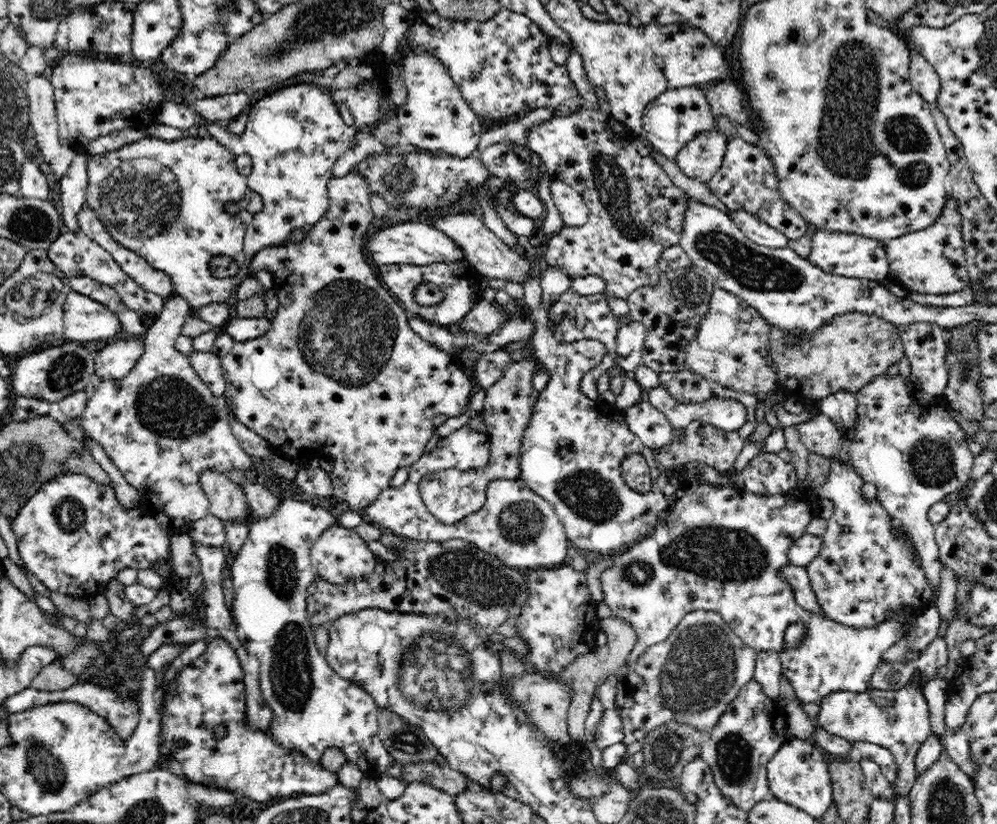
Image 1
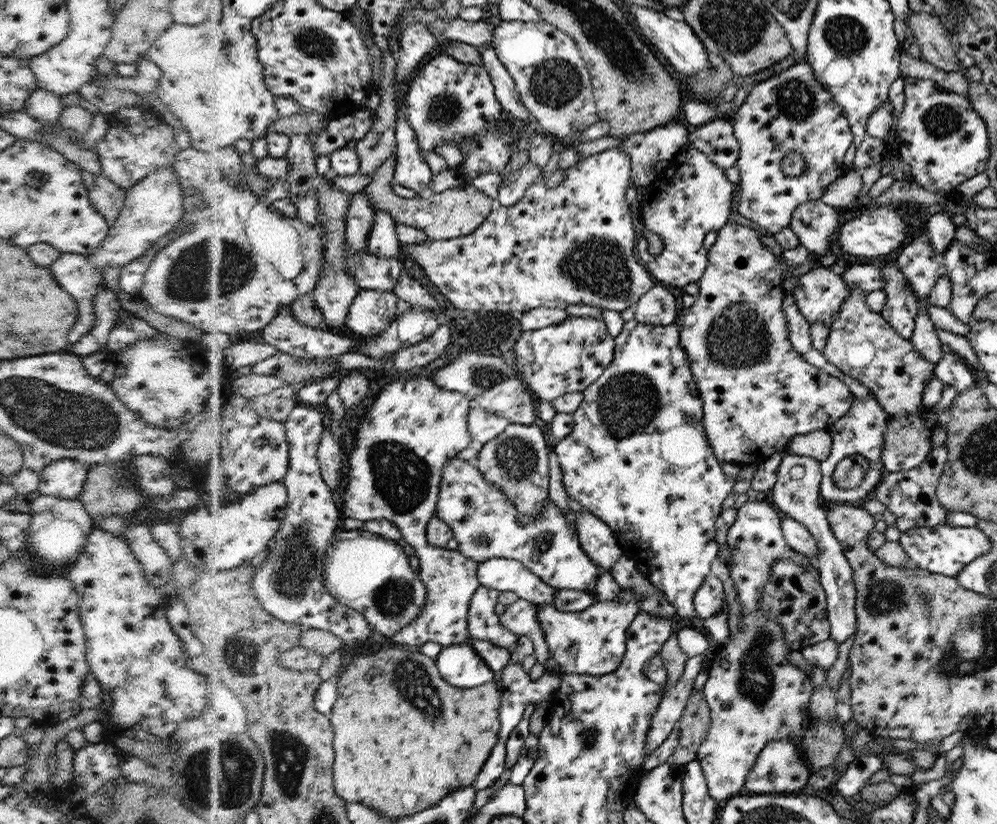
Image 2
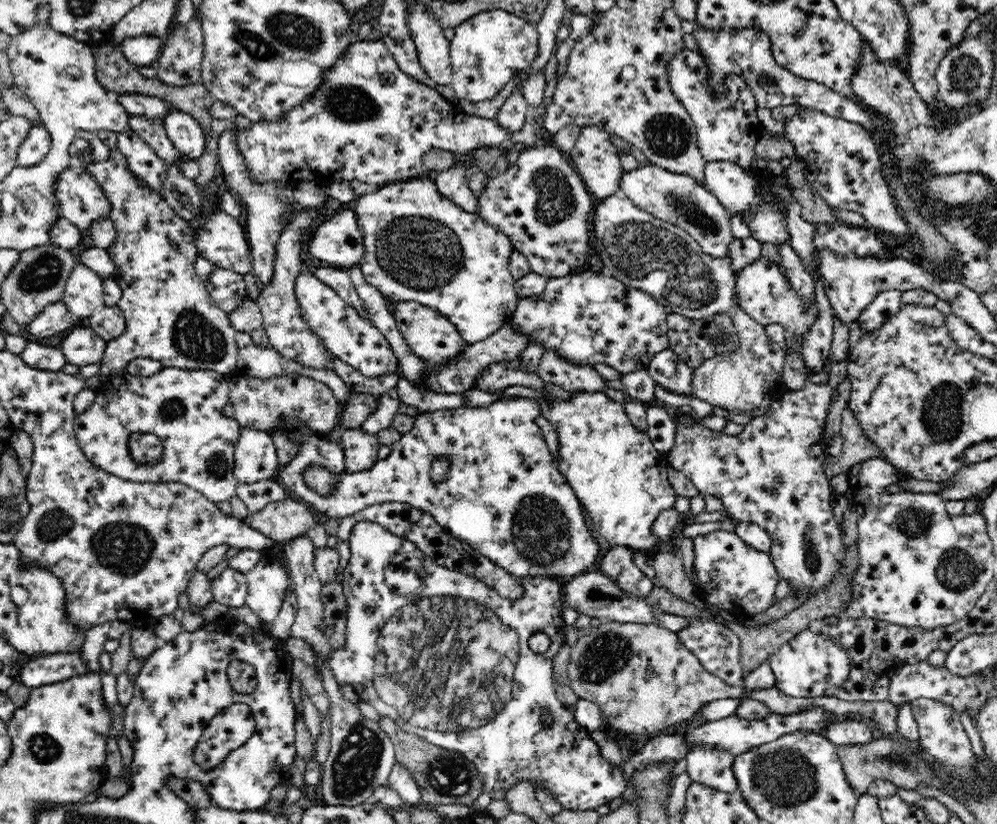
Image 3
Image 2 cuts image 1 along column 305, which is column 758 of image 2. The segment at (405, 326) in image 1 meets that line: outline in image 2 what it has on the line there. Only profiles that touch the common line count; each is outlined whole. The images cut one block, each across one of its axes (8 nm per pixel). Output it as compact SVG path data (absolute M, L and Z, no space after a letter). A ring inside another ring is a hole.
M731 223L729 226L718 232L716 242L709 250L709 264L705 270L704 276L698 282L700 296L696 297L693 305L682 310L678 317L678 324L681 328L681 346L686 351L686 358L690 362L692 376L696 381L698 392L703 400L703 421L704 430L714 454L720 463L739 463L742 466L758 465L776 452L785 452L784 448L788 446L790 438L794 434L804 434L814 430L828 430L837 424L838 419L846 416L854 404L853 391L846 386L842 380L827 374L826 371L820 370L813 366L798 351L789 340L789 327L786 326L786 314L784 314L784 290L782 290L782 268L774 252L768 250L760 239L760 234L756 234L752 228L740 226L740 224Z

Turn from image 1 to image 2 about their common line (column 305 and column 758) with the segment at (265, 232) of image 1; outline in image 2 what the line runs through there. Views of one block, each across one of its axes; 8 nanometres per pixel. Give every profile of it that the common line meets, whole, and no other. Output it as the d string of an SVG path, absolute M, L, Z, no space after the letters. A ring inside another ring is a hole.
M799 60L780 75L762 81L748 92L748 98L742 106L731 113L734 134L741 148L740 158L735 166L740 173L739 183L742 187L736 212L773 236L790 225L793 213L804 202L821 200L829 185L849 172L844 159L853 143L853 133L849 128L848 116L822 87L821 82L818 82L813 67L806 60ZM788 152L800 152L804 156L807 169L800 176L786 176L780 169L781 161Z

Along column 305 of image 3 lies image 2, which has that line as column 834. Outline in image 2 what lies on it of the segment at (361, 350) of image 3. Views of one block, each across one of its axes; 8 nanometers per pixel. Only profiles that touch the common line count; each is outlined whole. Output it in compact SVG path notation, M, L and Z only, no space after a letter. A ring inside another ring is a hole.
M818 267L798 278L792 295L809 323L824 321L832 327L848 291L849 286L841 275L835 274L831 268Z

